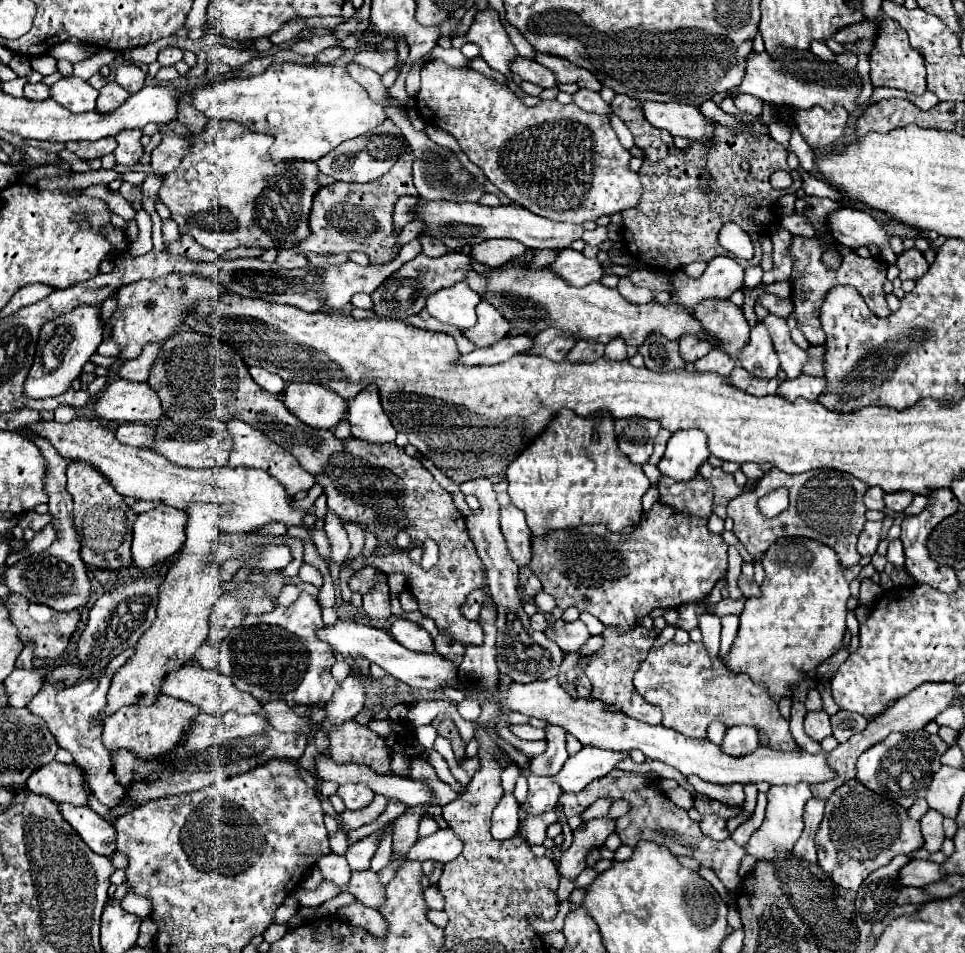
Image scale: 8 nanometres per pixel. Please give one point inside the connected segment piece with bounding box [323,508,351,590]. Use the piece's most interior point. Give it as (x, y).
(340, 545)

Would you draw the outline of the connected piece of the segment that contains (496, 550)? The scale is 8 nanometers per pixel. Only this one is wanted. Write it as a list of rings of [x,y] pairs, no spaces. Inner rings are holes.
[[[479,478],[479,480],[463,482],[459,488],[463,494],[473,494],[481,502],[481,513],[471,514],[467,517],[467,526],[469,526],[469,536],[485,566],[489,594],[493,596],[495,604],[499,608],[497,610],[499,672],[511,676],[511,680],[519,682],[519,684],[529,684],[535,680],[547,680],[547,678],[557,676],[559,664],[563,660],[561,648],[553,640],[547,640],[547,636],[539,630],[533,630],[533,638],[531,638],[531,634],[527,634],[531,630],[531,624],[529,624],[529,616],[521,610],[521,598],[519,598],[519,590],[517,590],[519,588],[519,566],[515,564],[515,560],[511,560],[511,554],[507,552],[507,542],[503,540],[503,534],[499,530],[499,504],[497,504],[497,498],[493,492],[493,482],[489,478]],[[525,634],[527,634],[527,638],[521,638]]]

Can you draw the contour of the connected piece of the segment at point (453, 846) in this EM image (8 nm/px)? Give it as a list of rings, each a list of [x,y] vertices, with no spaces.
[[[437,830],[435,834],[427,836],[427,838],[419,838],[417,844],[409,850],[409,854],[402,855],[393,852],[391,861],[406,858],[419,862],[431,860],[431,862],[451,862],[455,860],[463,850],[463,842],[449,830]]]

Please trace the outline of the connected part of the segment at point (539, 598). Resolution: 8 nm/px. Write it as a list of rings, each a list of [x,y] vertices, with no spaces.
[[[539,592],[539,594],[535,596],[535,606],[539,608],[539,612],[551,612],[557,604],[555,604],[553,596],[549,596],[549,594],[545,594],[545,592]]]

